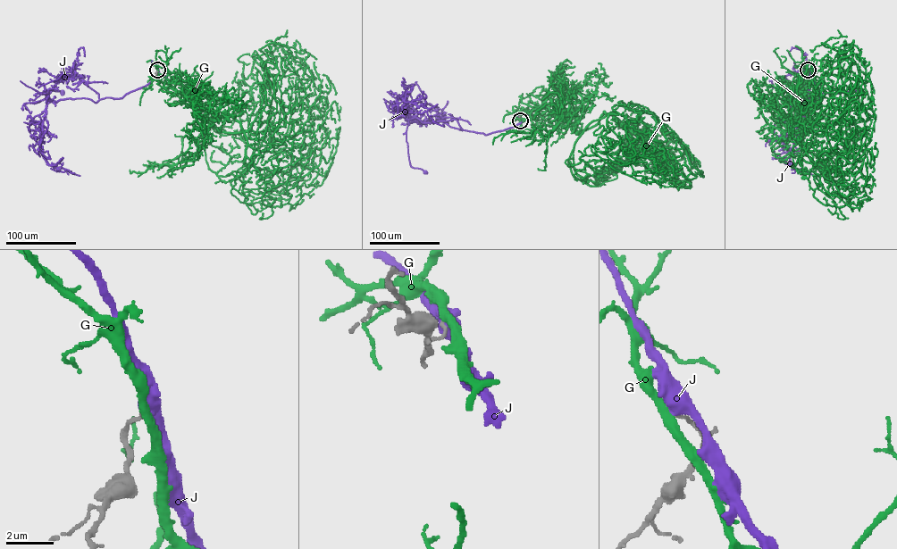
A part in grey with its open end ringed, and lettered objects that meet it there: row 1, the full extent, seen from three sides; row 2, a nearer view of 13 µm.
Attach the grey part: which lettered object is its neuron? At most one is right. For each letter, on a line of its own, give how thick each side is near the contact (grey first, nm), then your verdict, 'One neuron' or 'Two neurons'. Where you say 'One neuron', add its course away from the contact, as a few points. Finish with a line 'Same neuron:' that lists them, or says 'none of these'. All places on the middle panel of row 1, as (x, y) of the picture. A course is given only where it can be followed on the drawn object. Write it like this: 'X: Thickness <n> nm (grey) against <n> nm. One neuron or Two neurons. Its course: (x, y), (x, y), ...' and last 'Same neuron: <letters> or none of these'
G: Thickness 110 nm (grey) against 360 nm. Two neurons
J: Thickness 120 nm (grey) against 480 nm. Two neurons
Same neuron: none of these

